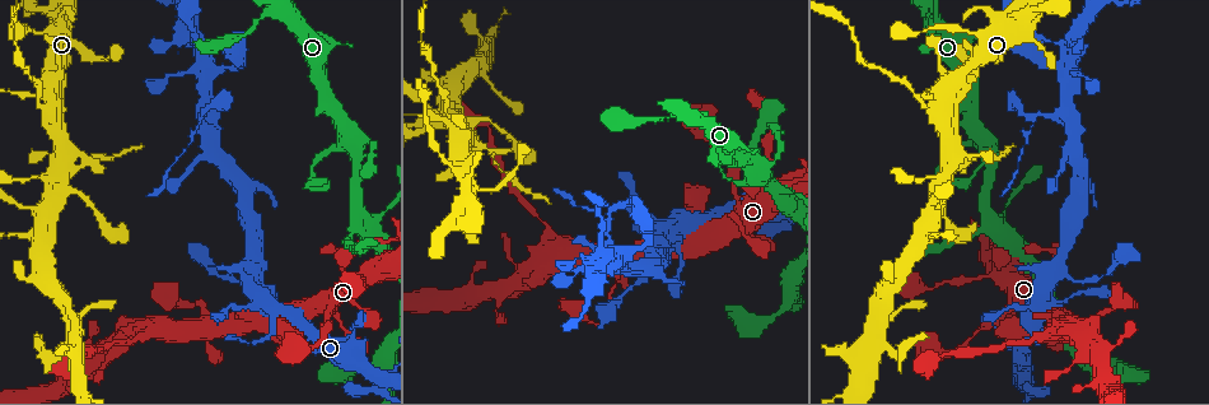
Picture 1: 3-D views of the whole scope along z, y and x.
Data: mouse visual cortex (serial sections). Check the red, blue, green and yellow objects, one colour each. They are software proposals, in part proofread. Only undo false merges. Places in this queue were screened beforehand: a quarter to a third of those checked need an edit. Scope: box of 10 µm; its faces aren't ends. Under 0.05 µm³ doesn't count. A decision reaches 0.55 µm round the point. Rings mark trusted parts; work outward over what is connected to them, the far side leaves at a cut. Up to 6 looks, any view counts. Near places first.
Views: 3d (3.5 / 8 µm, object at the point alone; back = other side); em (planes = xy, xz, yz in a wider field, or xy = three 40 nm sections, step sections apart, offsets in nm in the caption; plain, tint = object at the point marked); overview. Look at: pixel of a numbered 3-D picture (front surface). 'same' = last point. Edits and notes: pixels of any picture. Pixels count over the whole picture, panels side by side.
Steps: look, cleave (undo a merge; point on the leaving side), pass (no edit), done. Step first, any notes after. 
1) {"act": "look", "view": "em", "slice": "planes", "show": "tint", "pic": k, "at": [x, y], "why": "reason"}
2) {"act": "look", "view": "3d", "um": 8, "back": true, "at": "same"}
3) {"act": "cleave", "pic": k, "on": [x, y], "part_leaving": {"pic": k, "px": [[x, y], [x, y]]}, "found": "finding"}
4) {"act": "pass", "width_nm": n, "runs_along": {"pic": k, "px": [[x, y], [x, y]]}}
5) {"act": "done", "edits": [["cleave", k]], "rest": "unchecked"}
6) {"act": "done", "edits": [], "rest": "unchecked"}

{"act": "look", "view": "3d", "um": 3.5, "pic": 1, "at": [992, 214], "why": "four or more arms meet"}

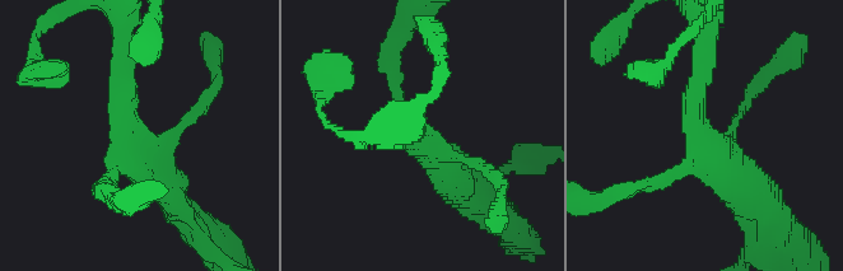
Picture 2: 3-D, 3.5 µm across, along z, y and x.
{"act": "look", "view": "em", "slice": "xy", "step": 5, "show": "tint", "pic": 2, "at": [126, 130], "arms": 4, "arm_widths_nm": [150, 150, 250, 400], "why": "need the tissue"}

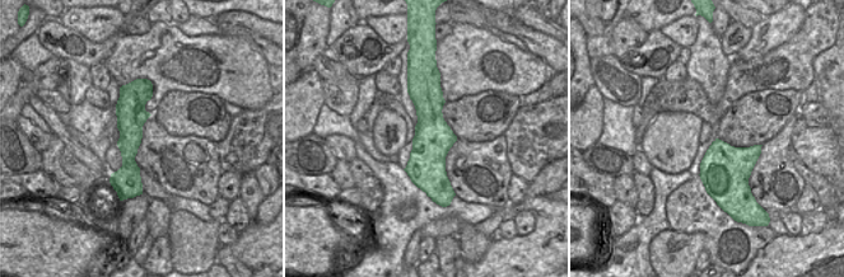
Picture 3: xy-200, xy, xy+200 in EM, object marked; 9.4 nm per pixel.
{"act": "pass", "runs_along": {"pic": 2, "px": [[706, 48], [695, 124], [754, 190]]}, "found": "one cell here"}

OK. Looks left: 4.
{"act": "look", "view": "3d", "um": 3.5, "pic": 1, "at": [954, 152], "why": "arms run side by side"}

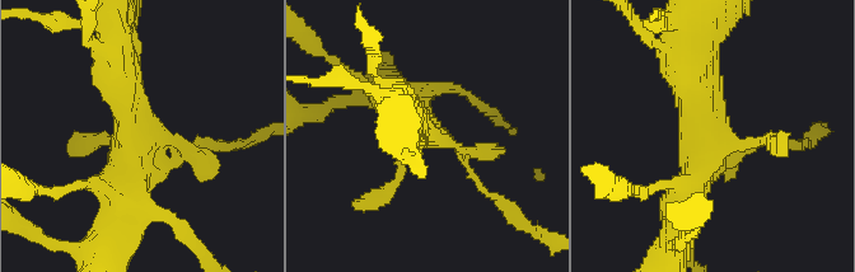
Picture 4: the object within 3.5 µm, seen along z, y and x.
{"act": "look", "view": "em", "slice": "xy", "step": 5, "show": "tint", "pic": 4, "at": [130, 134]}

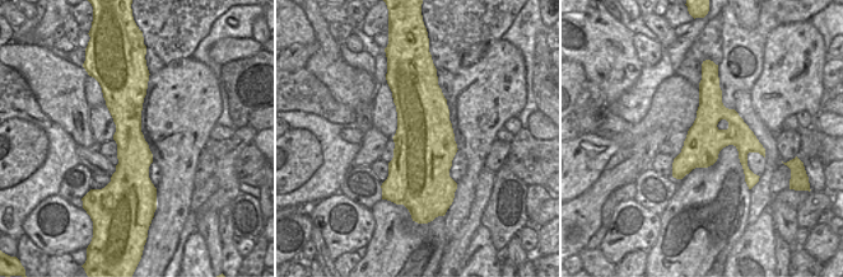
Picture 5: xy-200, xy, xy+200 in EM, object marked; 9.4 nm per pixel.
{"act": "look", "view": "em", "slice": "xy", "step": 1, "show": "tint", "at": "same"}

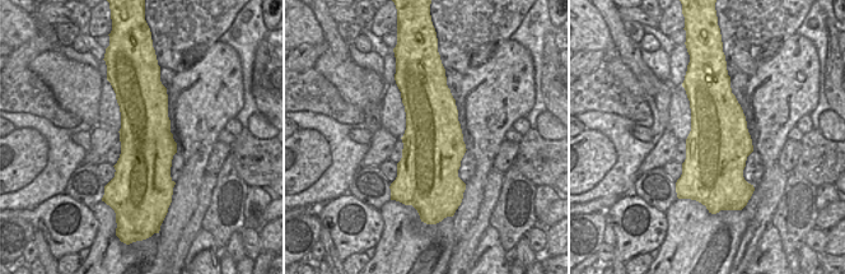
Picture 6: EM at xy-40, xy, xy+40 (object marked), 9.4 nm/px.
{"act": "pass", "runs_along": {"pic": 4, "px": [[690, 54], [705, 148], [683, 217]]}, "found": "all the same cell"}

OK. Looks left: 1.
{"act": "done", "edits": [], "rest": "unchecked"}

